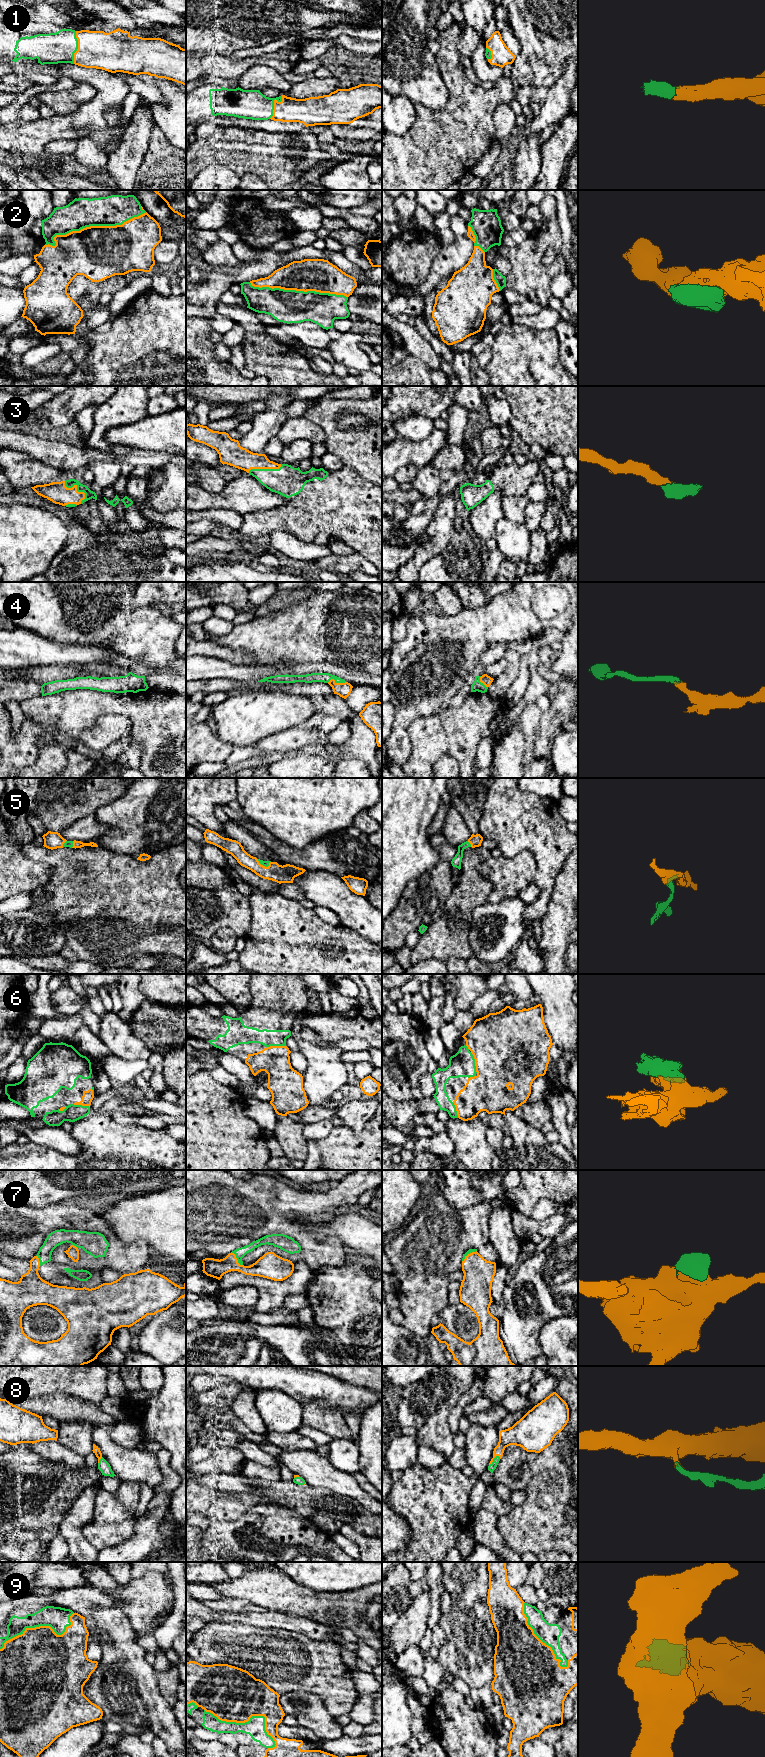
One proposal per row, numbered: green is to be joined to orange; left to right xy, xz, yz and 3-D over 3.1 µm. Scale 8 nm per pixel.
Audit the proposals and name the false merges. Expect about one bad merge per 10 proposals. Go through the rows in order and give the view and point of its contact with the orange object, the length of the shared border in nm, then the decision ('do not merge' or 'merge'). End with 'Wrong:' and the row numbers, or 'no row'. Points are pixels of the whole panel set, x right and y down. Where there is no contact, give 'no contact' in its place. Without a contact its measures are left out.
1: meets orange in xy at (78, 47); contact 260 nm long; merge
2: meets orange in xy at (91, 226); contact 850 nm long; merge
3: meets orange in xy at (76, 489); contact 240 nm long; merge
4: meets orange in xz at (336, 683); contact 150 nm long; merge
5: meets orange in yz at (470, 843); contact 60 nm long; merge
6: meets orange in xz at (276, 1046); contact 150 nm long; merge
7: meets orange in xz at (236, 1259); contact 140 nm long; merge
8: meets orange in yz at (493, 1458); contact 120 nm long; merge
9: meets orange in xz at (249, 1719); contact 650 nm long; merge
Wrong: no row

